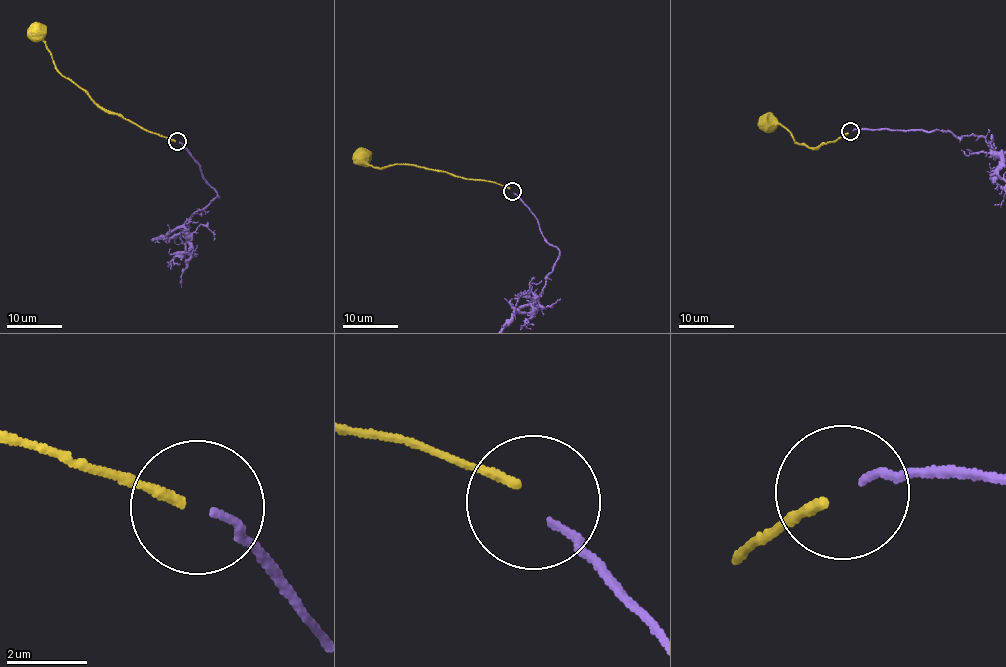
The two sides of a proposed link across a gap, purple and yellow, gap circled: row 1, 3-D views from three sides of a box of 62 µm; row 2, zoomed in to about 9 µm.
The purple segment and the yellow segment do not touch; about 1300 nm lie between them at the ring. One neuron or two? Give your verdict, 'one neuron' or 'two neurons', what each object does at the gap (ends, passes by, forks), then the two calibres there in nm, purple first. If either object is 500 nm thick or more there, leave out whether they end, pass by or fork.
two neurons; purple ends; yellow ends; calibres 180 and 240 nm

